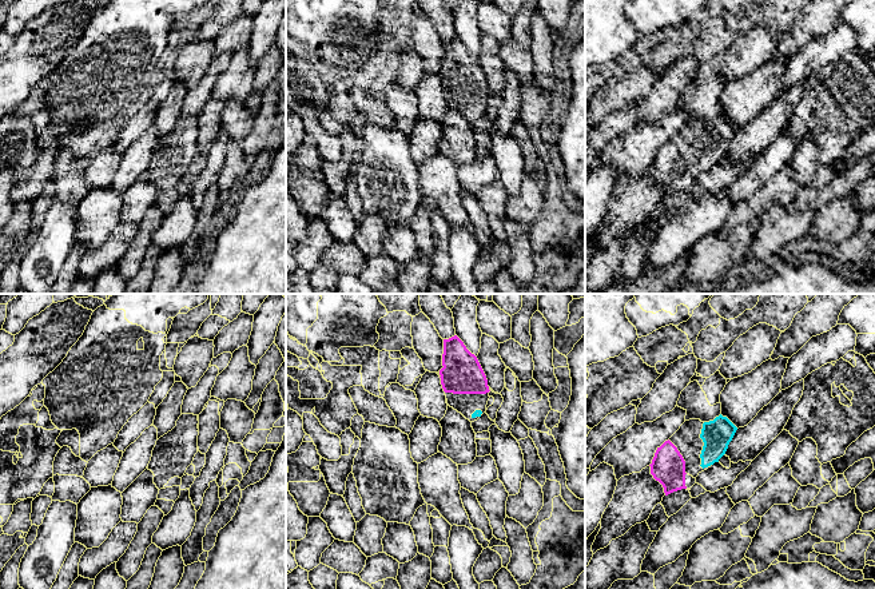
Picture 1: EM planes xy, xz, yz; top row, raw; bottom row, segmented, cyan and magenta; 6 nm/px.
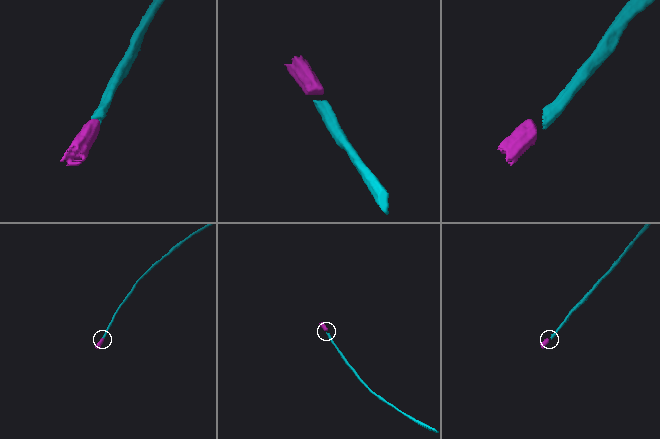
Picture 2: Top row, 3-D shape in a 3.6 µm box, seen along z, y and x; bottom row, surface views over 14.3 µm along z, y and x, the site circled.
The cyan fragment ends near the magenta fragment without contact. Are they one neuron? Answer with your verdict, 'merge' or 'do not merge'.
merge

